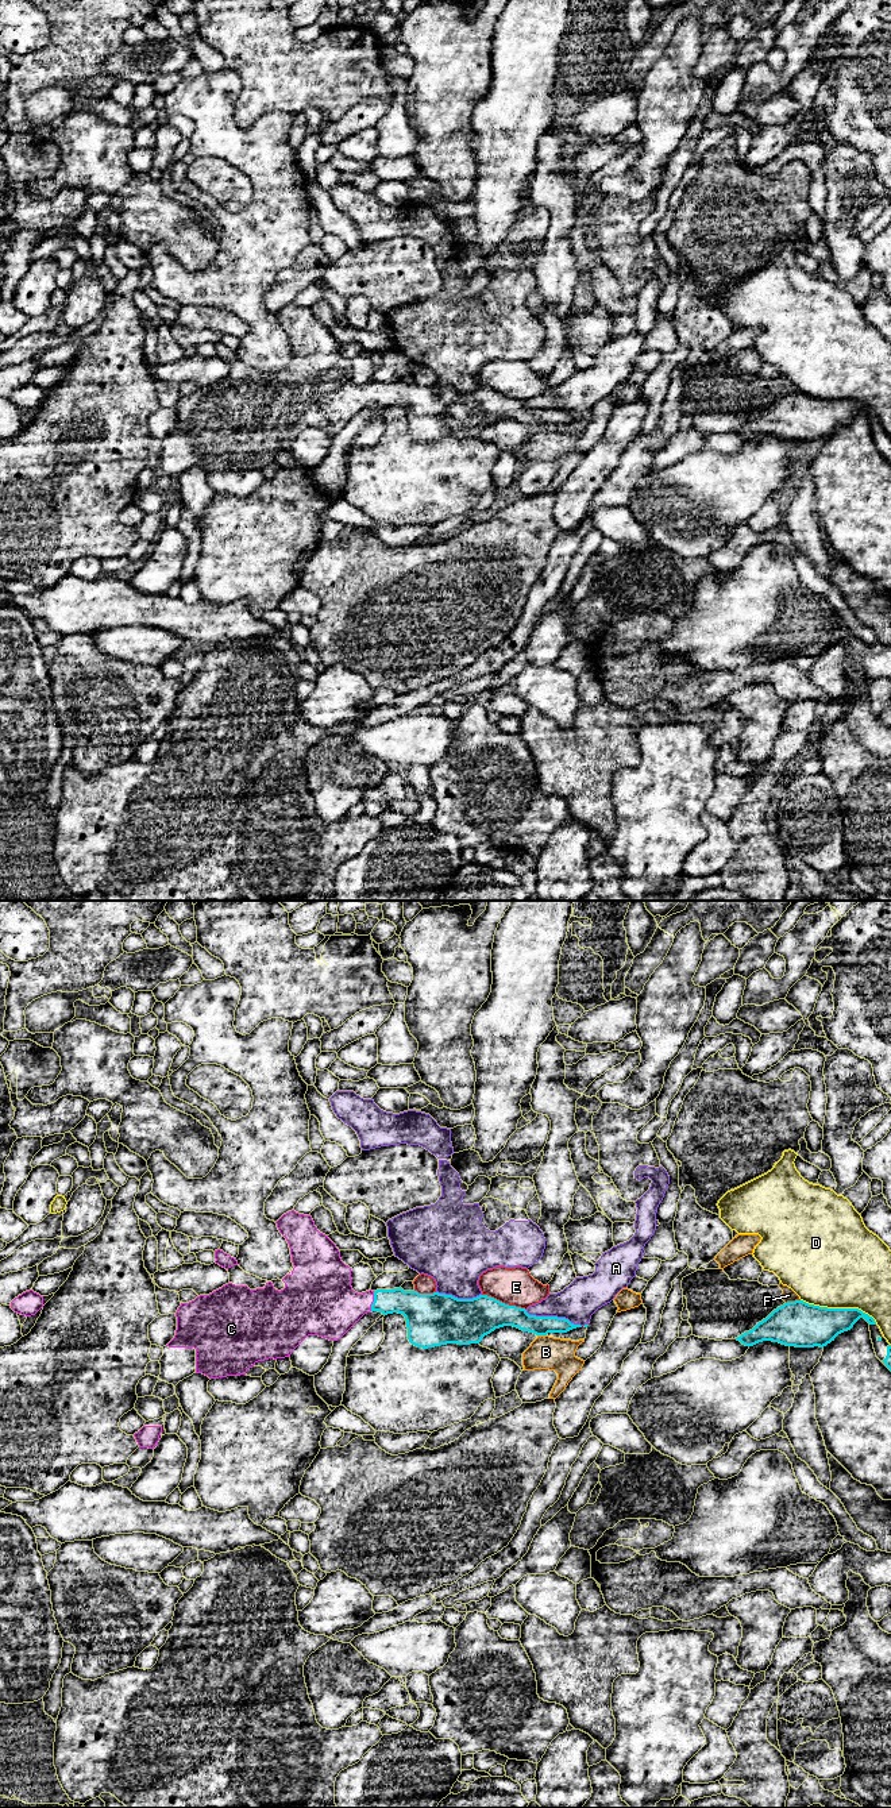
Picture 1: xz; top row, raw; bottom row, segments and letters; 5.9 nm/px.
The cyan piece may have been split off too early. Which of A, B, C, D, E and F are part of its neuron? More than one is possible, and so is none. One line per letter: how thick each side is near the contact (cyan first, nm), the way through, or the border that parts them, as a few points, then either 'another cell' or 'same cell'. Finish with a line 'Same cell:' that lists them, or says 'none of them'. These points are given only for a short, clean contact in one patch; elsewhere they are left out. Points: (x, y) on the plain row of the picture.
A: 120/220 nm | another cell
B: 130/190 nm | along xz (537, 427), (546, 428) | another cell
C: 170/320 nm | across xz (413, 399), (400, 393), (374, 393), (334, 400) | same cell
D: 260/500 nm | another cell
E: 280/220 nm | another cell
F: 280/80 nm | along xz (799, 392), (786, 396) | another cell
Same cell: C

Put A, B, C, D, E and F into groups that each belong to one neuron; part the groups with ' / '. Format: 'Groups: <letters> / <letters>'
Groups: A / B / C / D / E F

